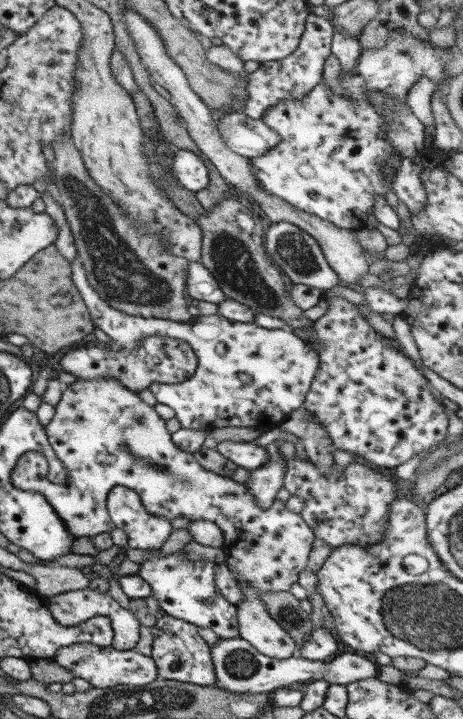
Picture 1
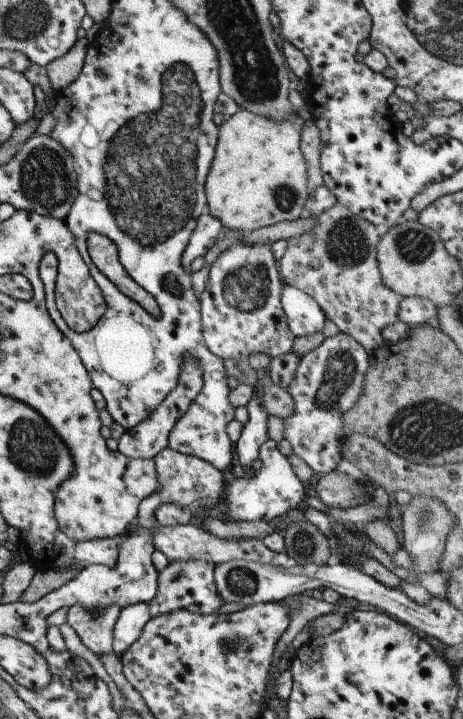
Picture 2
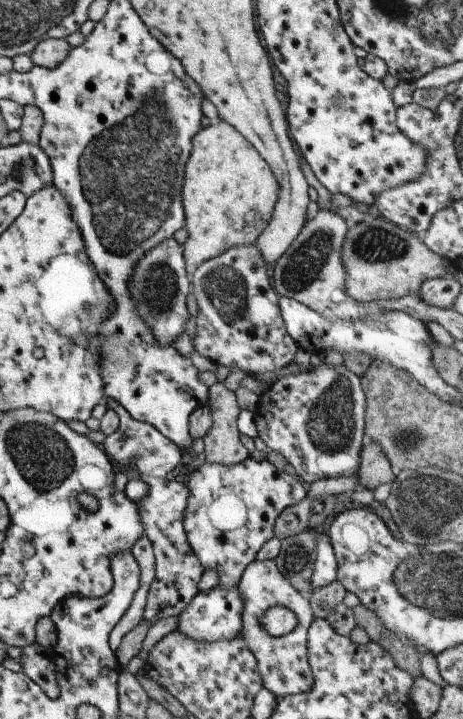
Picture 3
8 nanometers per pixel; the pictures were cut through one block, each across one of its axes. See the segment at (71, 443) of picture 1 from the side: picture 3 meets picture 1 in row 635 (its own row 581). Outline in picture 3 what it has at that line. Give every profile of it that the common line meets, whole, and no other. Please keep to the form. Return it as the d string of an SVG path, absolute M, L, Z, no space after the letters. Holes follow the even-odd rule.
M255 560L244 570L240 577L238 590L244 600L242 610L243 626L241 627L244 642L248 650L254 654L258 662L258 672L262 676L262 684L276 697L302 694L312 690L313 676L308 662L307 636L315 616L308 597L298 592L282 574L274 561ZM284 606L296 614L296 628L284 636L270 636L258 622L258 616L268 608Z

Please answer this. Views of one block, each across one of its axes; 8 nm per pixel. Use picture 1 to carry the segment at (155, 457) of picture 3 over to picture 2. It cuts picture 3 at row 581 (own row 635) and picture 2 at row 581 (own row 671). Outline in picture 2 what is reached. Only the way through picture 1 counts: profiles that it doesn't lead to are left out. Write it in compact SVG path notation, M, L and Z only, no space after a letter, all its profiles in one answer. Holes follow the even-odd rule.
M178 560L170 561L168 568L159 572L157 578L157 593L148 603L150 616L156 618L160 614L168 614L174 610L189 610L191 613L211 615L223 606L224 598L218 594L214 578L213 562L208 560Z

